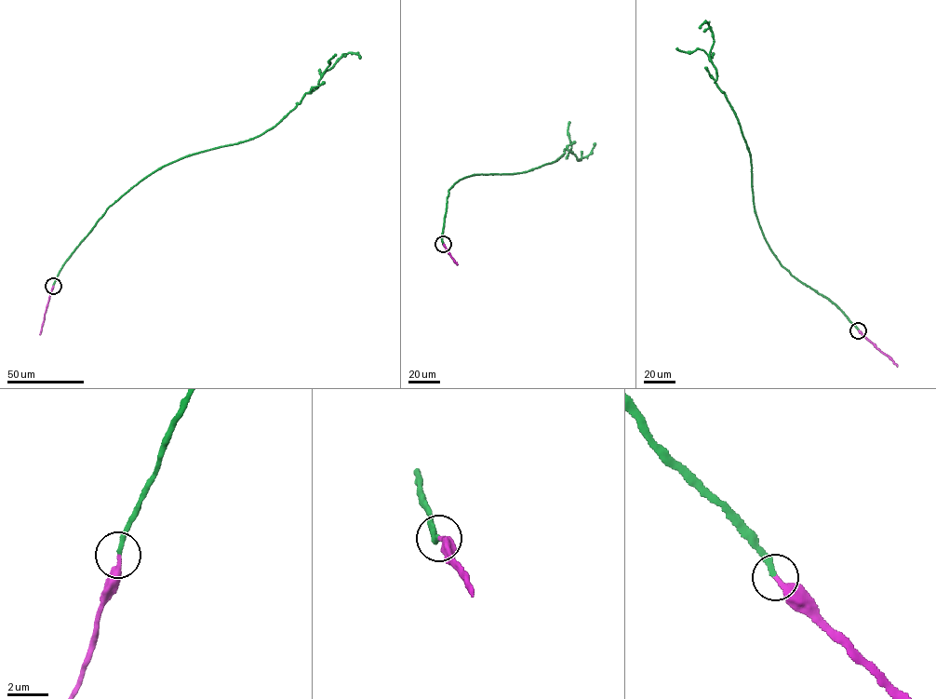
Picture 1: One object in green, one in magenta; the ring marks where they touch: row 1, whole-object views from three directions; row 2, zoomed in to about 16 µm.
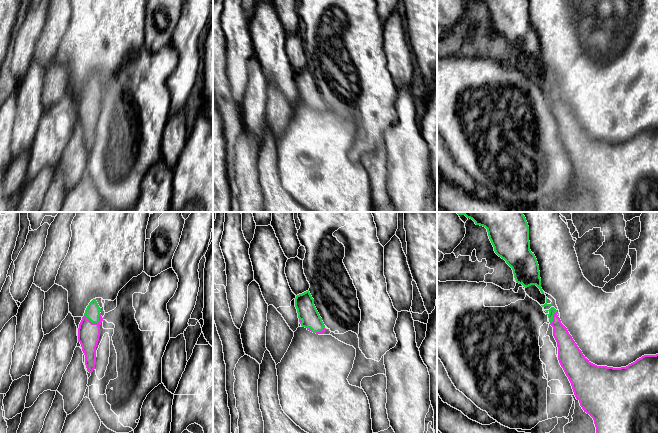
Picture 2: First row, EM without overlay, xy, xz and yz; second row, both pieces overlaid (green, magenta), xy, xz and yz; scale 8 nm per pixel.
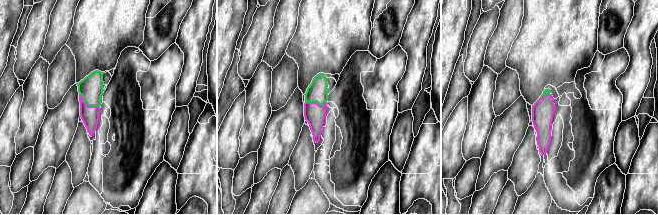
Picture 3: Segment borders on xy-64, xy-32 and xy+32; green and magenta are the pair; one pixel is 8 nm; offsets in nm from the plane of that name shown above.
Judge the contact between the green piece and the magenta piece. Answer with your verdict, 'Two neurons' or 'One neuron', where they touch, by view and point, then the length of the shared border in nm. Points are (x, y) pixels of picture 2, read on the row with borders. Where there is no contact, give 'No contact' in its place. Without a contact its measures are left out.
One neuron. Touches green at xy (92, 322). Shared border 140 nm

